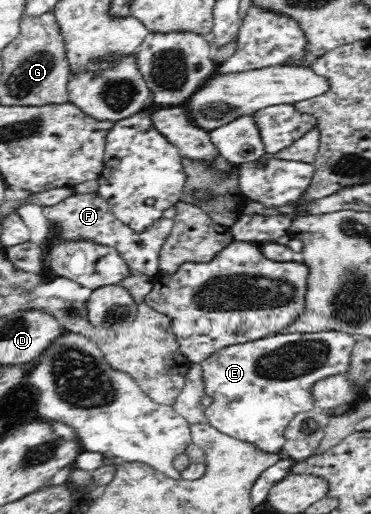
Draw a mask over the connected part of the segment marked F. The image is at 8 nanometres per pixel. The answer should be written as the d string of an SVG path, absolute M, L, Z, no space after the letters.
M98 192L76 193L54 206L43 207L43 214L50 224L55 225L60 238L72 242L92 241L94 244L112 246L119 252L130 269L137 270L148 277L153 277L158 271L160 251L174 228L172 219L162 217L155 220L148 230L140 233L134 232L114 216L107 200L102 198Z

